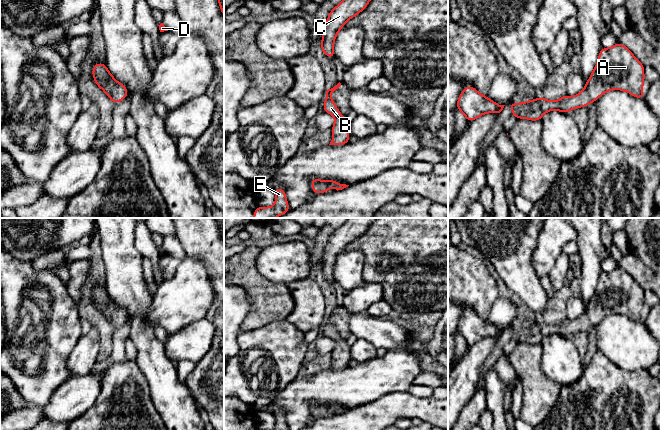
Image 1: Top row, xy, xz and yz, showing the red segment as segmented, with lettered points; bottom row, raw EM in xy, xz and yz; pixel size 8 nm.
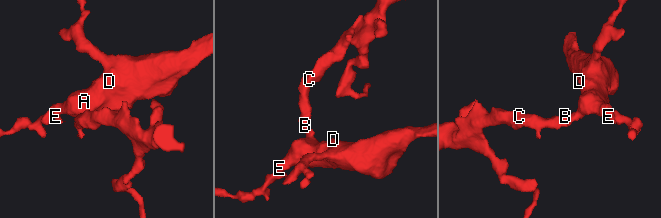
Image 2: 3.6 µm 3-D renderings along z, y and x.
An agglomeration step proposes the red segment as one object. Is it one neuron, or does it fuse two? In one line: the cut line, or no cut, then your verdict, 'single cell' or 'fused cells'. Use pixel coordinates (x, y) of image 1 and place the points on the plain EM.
no cut; single cell

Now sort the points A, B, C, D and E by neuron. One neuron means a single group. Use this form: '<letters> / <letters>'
A B C D E

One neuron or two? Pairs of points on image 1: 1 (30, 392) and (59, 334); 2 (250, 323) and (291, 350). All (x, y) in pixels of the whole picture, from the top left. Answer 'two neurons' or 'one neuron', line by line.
1: one neuron
2: two neurons

